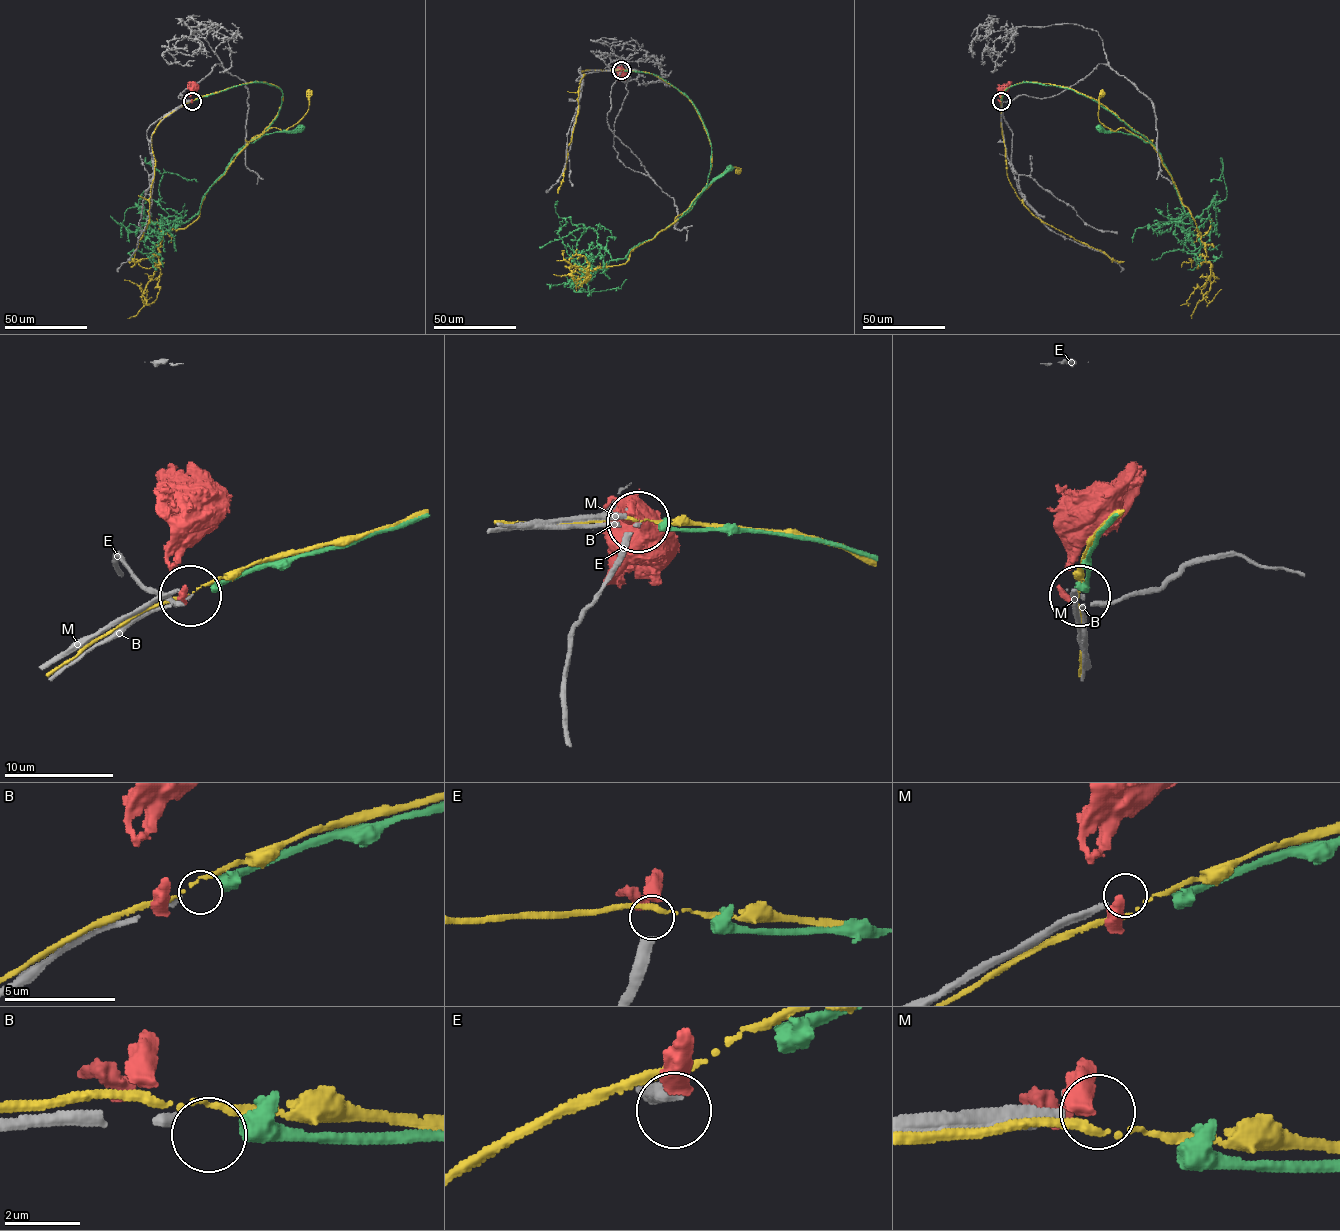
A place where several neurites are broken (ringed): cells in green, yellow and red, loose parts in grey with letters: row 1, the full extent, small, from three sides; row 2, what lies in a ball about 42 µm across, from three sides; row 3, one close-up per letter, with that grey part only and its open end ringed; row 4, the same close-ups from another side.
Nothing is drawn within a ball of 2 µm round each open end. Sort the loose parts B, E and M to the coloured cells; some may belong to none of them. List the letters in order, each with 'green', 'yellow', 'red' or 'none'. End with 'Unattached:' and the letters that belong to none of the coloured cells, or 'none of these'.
B: green
E: red
M: none
Unattached: M

